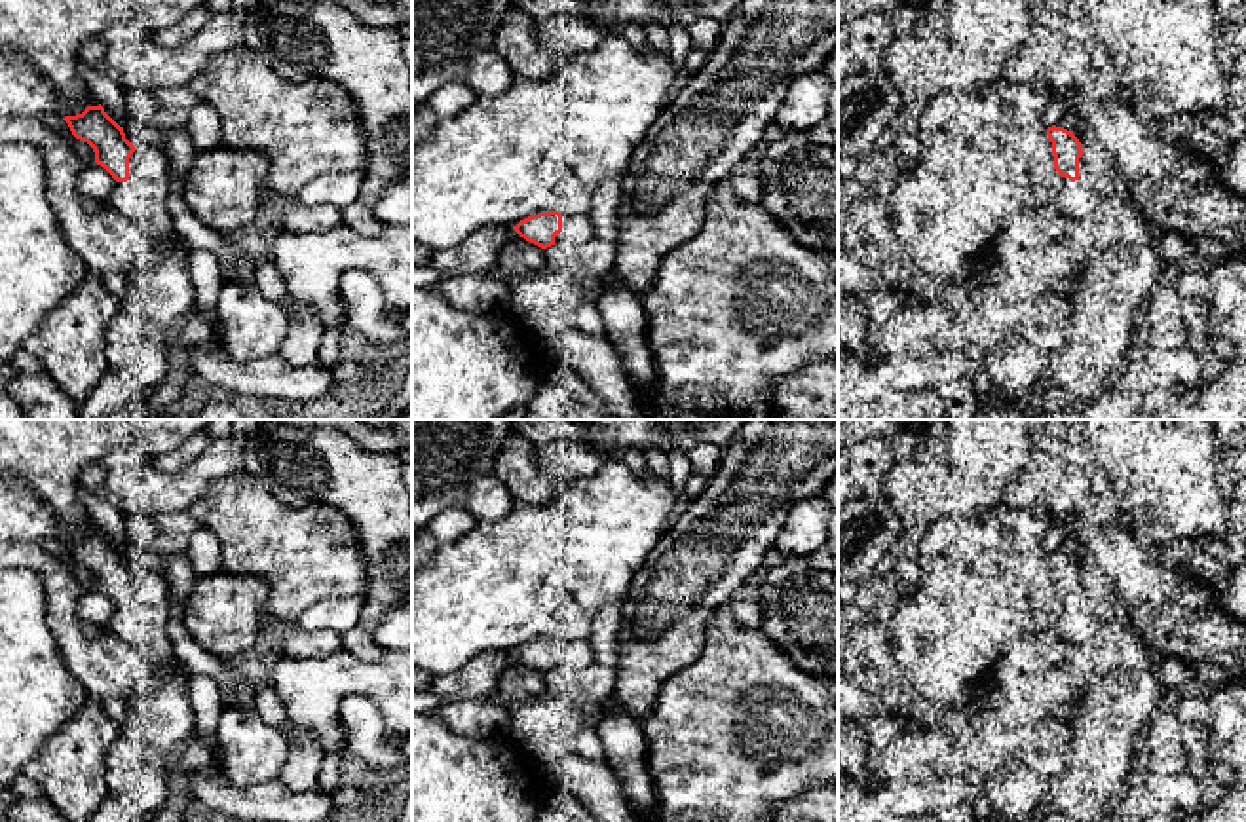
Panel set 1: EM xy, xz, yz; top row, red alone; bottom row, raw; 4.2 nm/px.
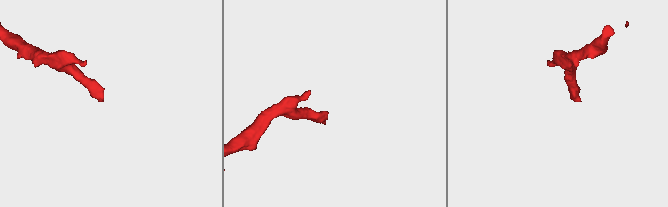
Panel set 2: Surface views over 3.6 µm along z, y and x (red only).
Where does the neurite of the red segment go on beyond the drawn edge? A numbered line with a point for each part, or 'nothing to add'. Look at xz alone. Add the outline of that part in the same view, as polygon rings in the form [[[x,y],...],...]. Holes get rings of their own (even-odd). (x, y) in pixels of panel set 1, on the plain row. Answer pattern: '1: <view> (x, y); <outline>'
1: xz (576, 653); [[[562,638],[562,657],[555,661],[555,668],[583,670],[593,663],[595,653],[587,640]]]

